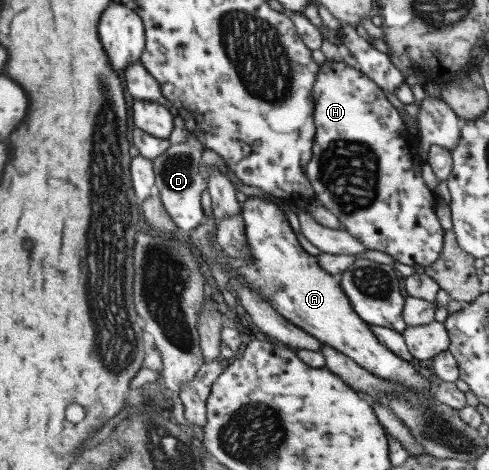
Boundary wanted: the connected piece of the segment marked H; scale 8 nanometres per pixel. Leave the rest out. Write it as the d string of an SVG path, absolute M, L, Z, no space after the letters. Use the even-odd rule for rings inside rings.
M339 56L318 65L312 92L314 144L304 167L315 200L336 216L341 228L359 240L363 248L384 252L406 266L430 266L441 255L443 230L434 213L437 199L420 177L423 159L417 156L416 138L407 132L383 90L353 62Z

